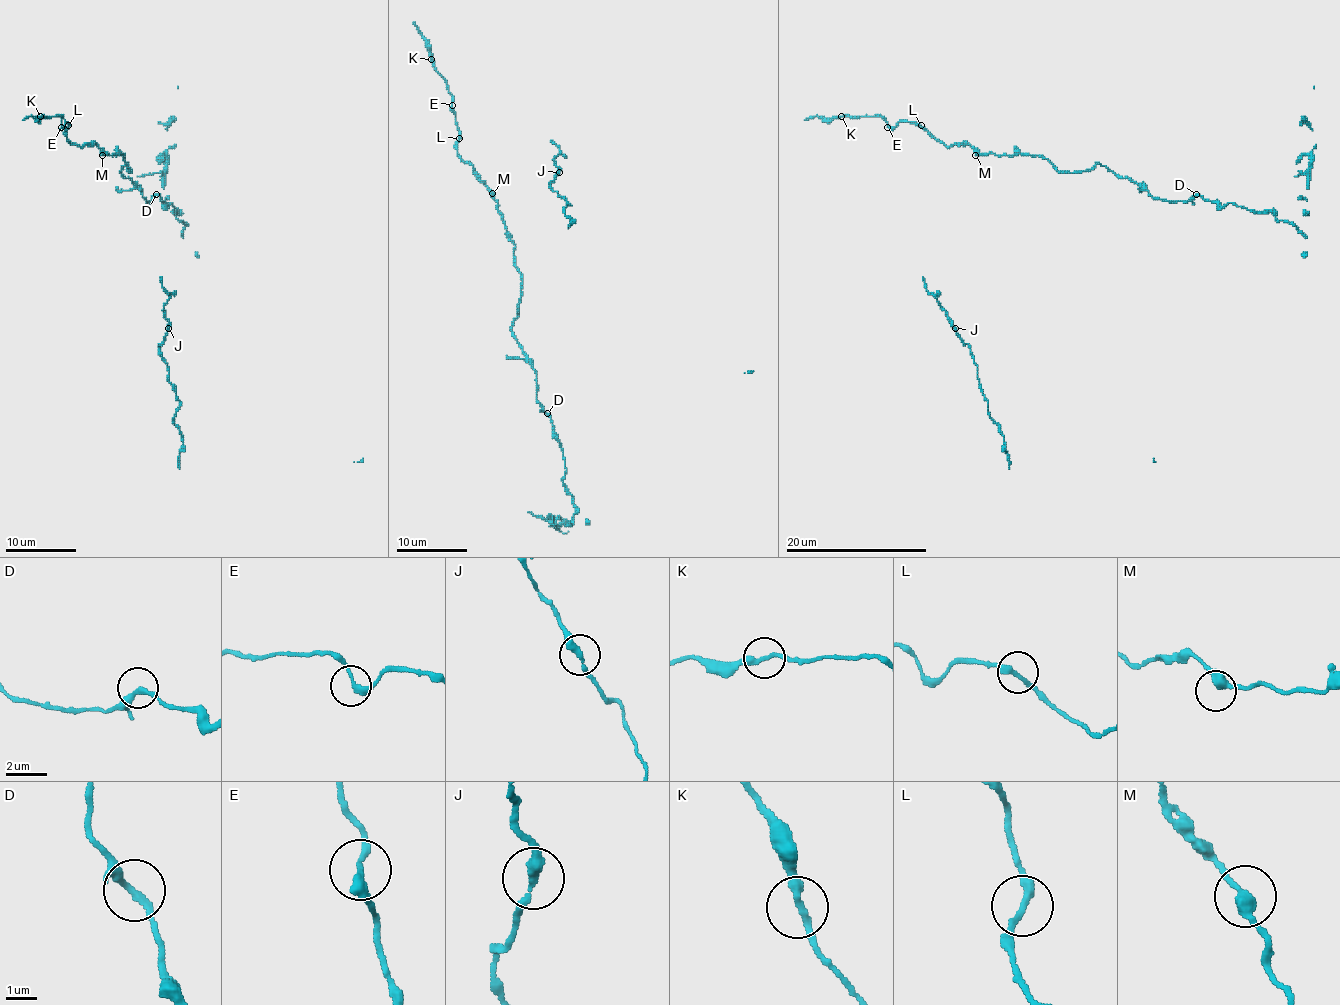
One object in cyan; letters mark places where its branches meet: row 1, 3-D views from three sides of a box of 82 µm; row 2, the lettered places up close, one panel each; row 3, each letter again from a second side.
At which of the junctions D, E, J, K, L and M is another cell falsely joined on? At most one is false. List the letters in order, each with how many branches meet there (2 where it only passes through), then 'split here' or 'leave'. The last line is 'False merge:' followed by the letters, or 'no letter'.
D: 2 | leave
E: 2 | leave
J: 2 | leave
K: 2 | leave
L: 2 | leave
M: 2 | leave
False merge: no letter

